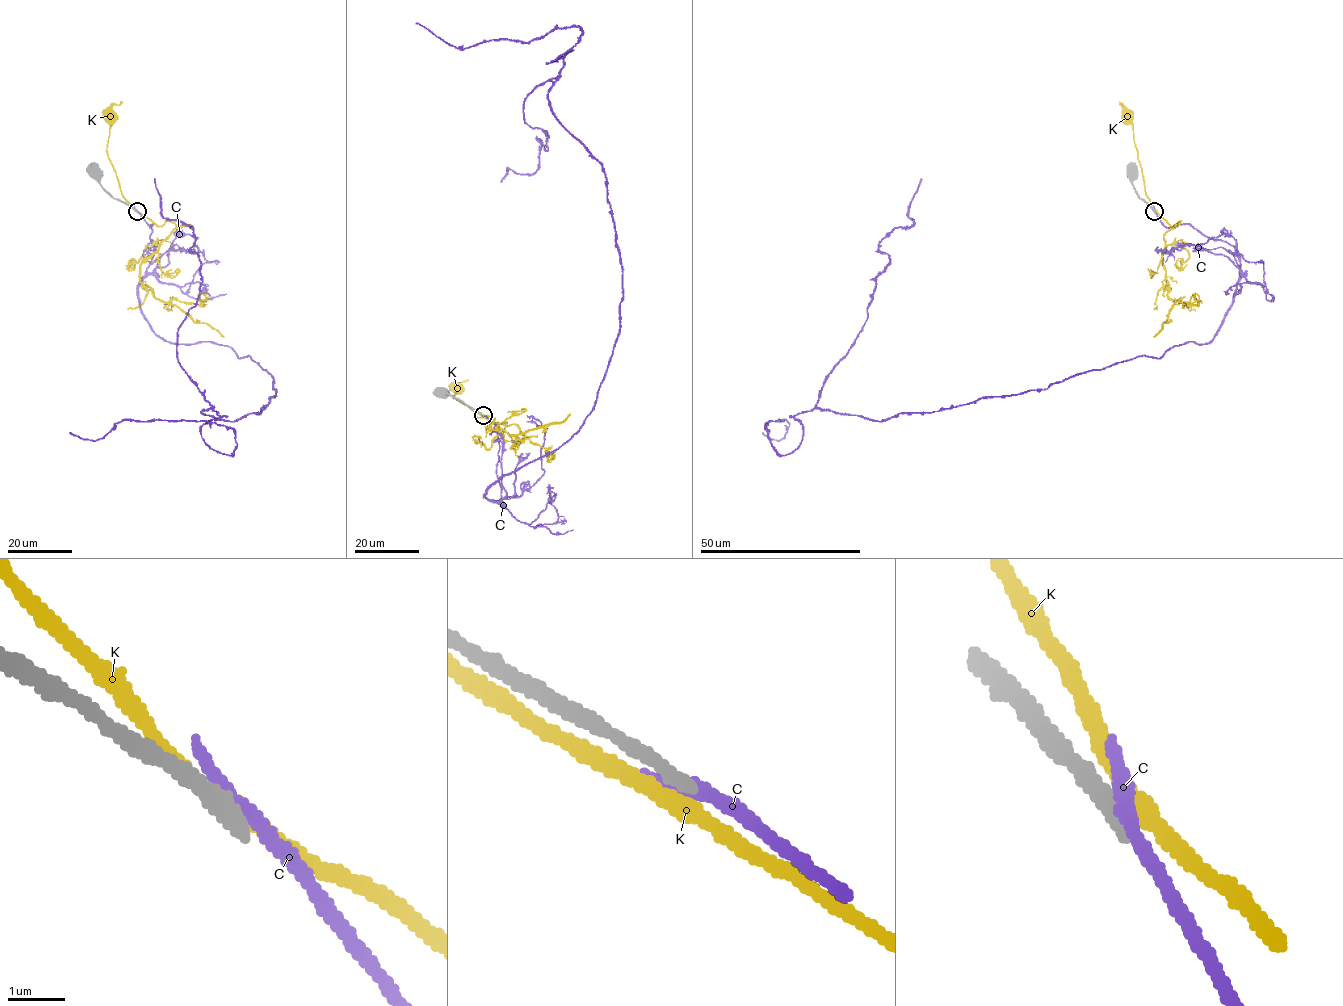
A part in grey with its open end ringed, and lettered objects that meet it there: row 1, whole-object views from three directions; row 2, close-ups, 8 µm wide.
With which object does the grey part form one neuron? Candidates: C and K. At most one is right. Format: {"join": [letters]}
{"join": []}

